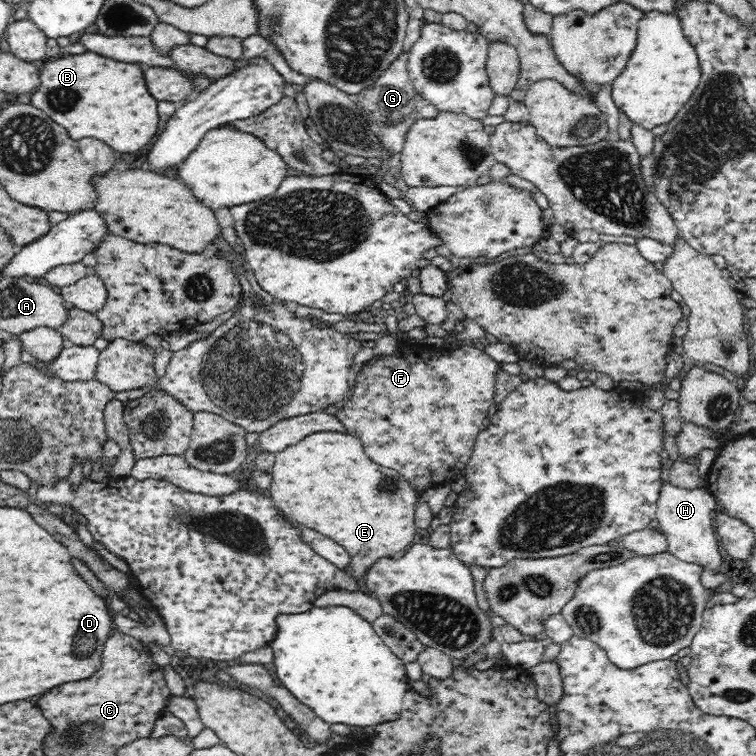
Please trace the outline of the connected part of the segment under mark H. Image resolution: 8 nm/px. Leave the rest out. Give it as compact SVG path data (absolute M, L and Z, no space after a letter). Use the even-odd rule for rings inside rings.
M671 482L662 486L656 504L658 524L667 540L667 547L670 554L678 560L688 564L697 564L703 569L720 573L722 568L722 554L718 539L714 534L712 525L712 510L716 510L715 498L706 490L688 489L684 490Z

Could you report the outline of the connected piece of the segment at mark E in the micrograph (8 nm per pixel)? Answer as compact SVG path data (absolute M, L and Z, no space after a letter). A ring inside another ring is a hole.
M316 432L316 434L306 436L306 438L301 442L298 442L298 444L294 444L276 455L273 473L271 475L272 484L269 492L276 505L278 505L278 508L283 510L288 519L292 521L296 520L298 525L302 527L306 526L306 528L310 528L310 530L316 530L316 532L320 532L320 534L332 538L334 542L342 544L342 546L352 554L352 556L350 556L352 557L352 560L350 560L350 568L346 568L344 571L348 571L350 575L356 578L359 578L359 576L364 574L370 566L374 566L380 558L397 557L413 545L412 540L414 540L414 536L416 536L417 529L415 526L415 515L417 512L416 504L418 504L419 500L419 495L416 493L416 489L412 487L412 484L408 483L408 480L406 480L402 474L395 471L394 468L388 468L372 461L372 458L367 456L366 452L363 450L362 442L359 438L356 438L348 432L346 434L342 434L341 432Z

